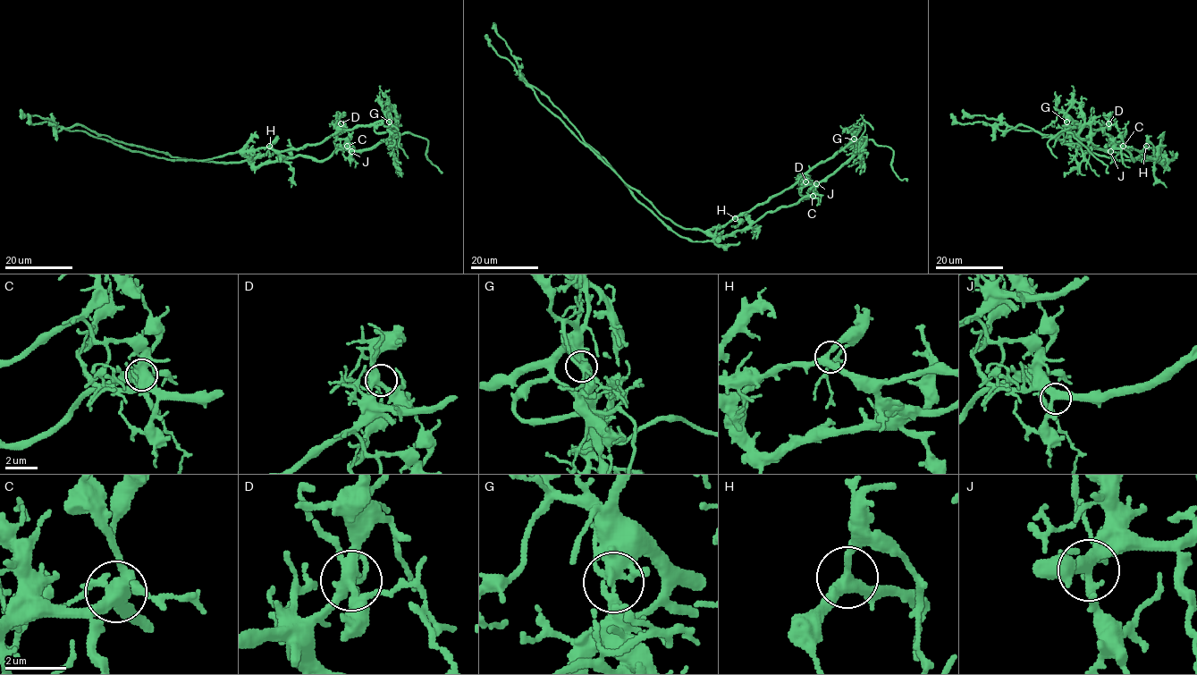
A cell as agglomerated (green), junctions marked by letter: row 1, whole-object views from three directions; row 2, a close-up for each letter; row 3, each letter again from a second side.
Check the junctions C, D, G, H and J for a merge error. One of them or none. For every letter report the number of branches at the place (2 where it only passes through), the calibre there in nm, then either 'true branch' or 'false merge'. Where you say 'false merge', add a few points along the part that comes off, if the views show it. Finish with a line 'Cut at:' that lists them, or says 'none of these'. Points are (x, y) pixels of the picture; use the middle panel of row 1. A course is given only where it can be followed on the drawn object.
C: 5 | 440 nm | true branch
D: 5 | 360 nm | true branch
G: 3 | 340 nm | false merge | (854, 139), (784, 190), (724, 225), (705, 231), (688, 229), (666, 218), (548, 110), (485, 35)
H: 3 | 340 nm | true branch
J: 3 | 340 nm | true branch
Cut at: G

